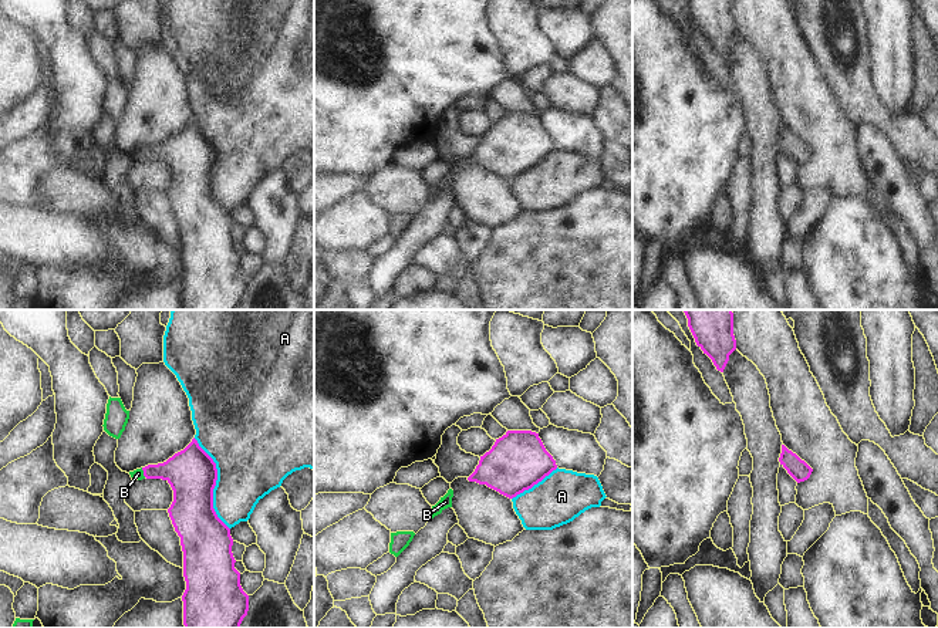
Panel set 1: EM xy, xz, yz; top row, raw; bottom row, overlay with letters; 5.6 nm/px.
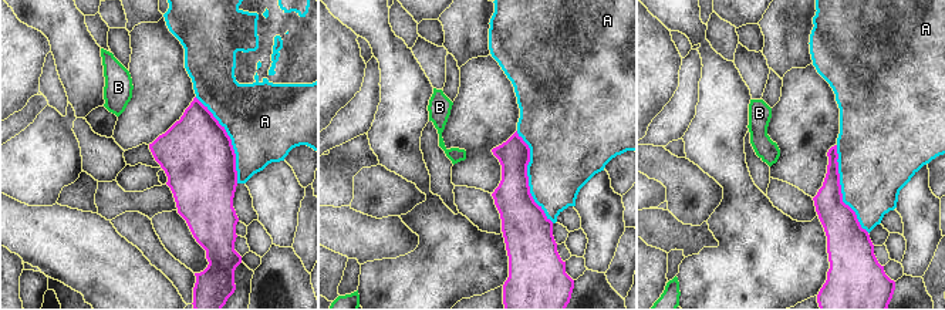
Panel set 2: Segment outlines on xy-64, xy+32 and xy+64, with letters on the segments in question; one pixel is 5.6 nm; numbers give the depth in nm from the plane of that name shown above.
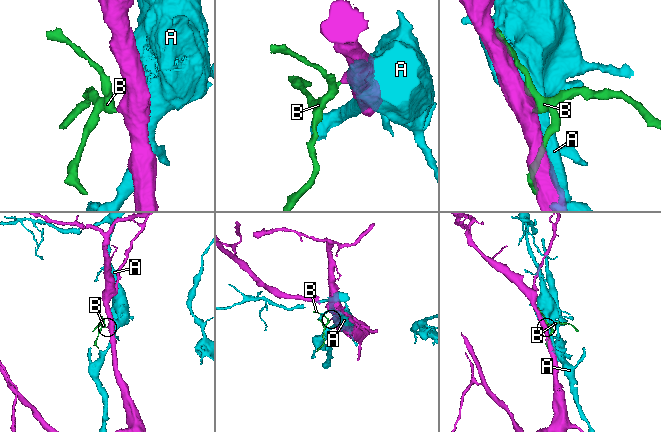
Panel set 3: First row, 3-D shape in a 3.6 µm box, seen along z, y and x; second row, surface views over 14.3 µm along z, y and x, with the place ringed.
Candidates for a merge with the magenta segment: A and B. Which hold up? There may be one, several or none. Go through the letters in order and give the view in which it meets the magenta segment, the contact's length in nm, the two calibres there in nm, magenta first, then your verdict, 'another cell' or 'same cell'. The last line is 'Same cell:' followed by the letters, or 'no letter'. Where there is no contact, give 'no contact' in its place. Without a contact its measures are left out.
A: xy | 550 nm | 280/420 nm | another cell
B: xy | 60 nm | 260/60 nm | same cell
Same cell: B

